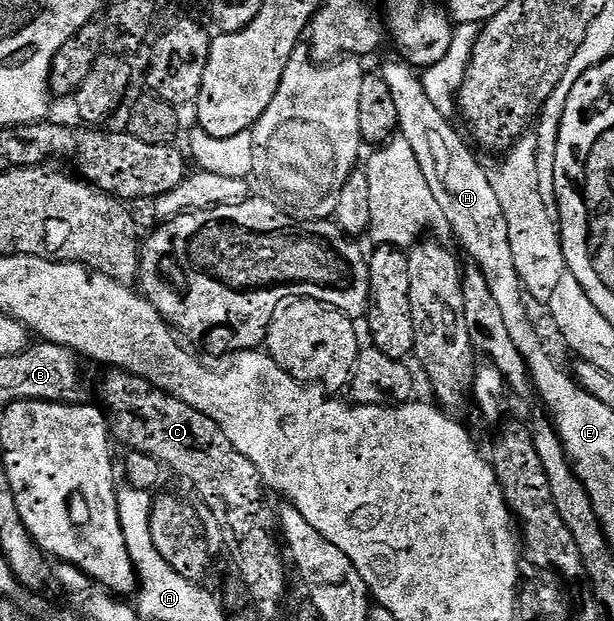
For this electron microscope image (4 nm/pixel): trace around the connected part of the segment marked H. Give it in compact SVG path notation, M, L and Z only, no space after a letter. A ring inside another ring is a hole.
M394 61L381 69L381 75L397 106L400 135L405 137L415 152L417 162L430 184L431 193L442 211L444 223L453 227L458 242L481 267L478 268L479 275L489 287L488 299L495 306L499 306L500 321L507 334L515 334L515 328L527 323L531 319L531 313L525 309L521 279L515 270L515 258L511 254L509 223L503 214L503 206L492 189L490 173L481 169L468 141L461 138L453 128L454 125L441 116L429 101L416 71L404 61Z

